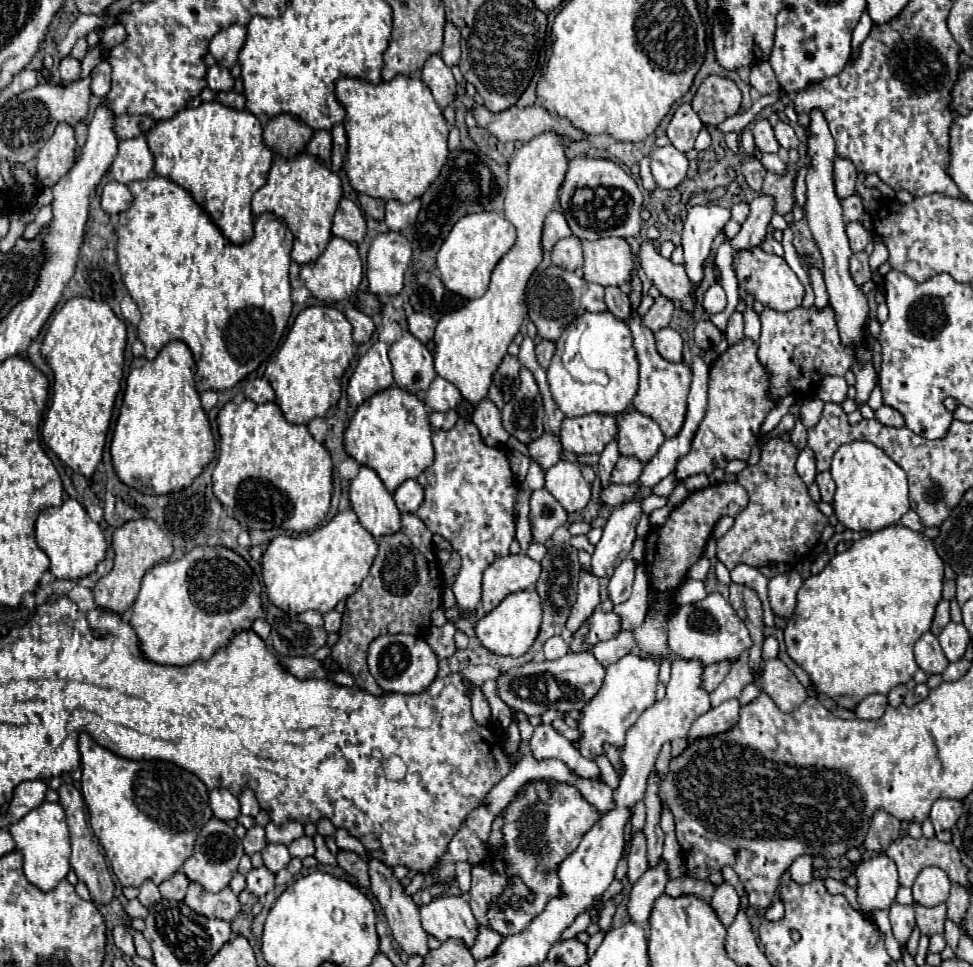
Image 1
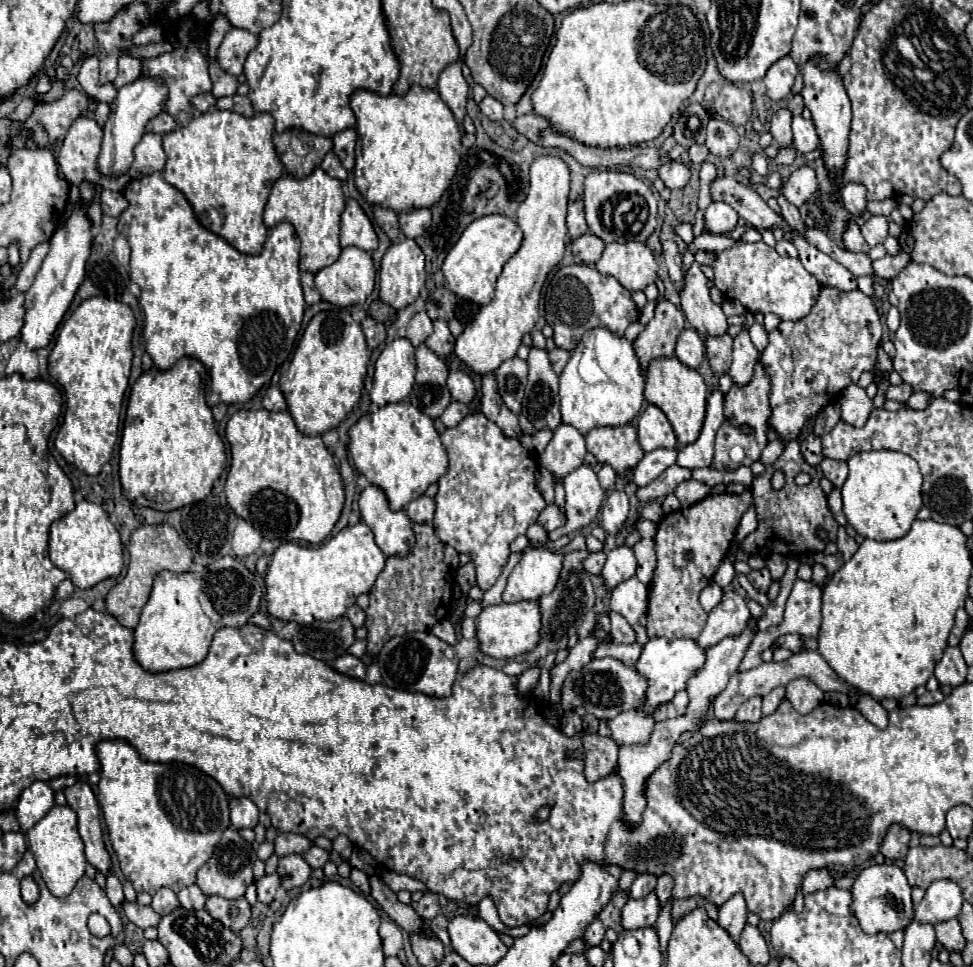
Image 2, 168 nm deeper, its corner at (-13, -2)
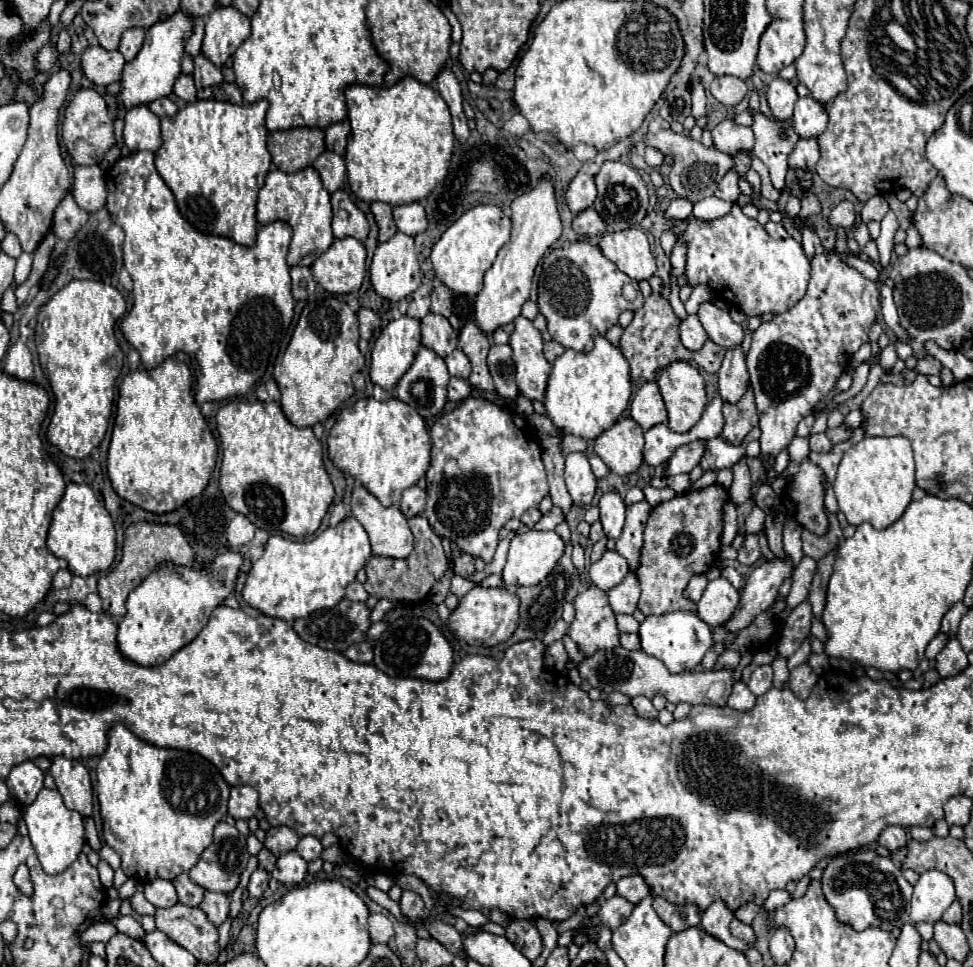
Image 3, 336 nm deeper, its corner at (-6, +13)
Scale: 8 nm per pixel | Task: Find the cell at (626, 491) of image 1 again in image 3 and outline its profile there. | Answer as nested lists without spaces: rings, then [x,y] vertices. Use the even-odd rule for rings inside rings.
[[[693,441],[693,443],[687,443],[687,445],[675,449],[675,453],[667,461],[665,475],[689,473],[695,465],[699,465],[701,453],[703,453],[703,445],[705,445],[705,441]]]

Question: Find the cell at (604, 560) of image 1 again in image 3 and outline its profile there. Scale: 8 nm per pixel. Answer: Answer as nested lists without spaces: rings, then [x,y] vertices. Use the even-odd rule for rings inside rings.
[[[613,549],[613,551],[605,551],[599,561],[591,563],[589,577],[591,577],[595,587],[599,587],[603,591],[609,591],[613,585],[621,583],[621,579],[625,577],[627,571],[629,571],[629,567],[627,567],[625,557],[621,557]]]

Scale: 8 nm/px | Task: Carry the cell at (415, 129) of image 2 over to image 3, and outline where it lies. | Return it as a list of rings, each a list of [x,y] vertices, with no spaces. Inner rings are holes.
[[[415,77],[393,87],[349,85],[345,91],[351,123],[345,163],[351,191],[367,201],[405,205],[427,197],[443,179],[453,153],[451,113],[443,97]]]

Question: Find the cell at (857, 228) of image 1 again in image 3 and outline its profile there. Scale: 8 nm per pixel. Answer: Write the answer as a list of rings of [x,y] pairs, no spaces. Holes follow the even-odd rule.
[[[875,195],[875,197],[871,197],[869,201],[863,203],[863,209],[861,209],[861,221],[863,221],[863,223],[869,223],[869,221],[881,221],[881,219],[885,217],[887,211],[889,211],[887,201],[885,201],[881,195]]]

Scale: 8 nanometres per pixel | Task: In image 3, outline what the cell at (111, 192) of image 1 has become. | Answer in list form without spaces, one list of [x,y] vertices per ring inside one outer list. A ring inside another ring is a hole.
[[[97,165],[77,167],[75,181],[73,181],[73,195],[75,201],[89,213],[105,207],[107,187],[105,187],[103,171]]]

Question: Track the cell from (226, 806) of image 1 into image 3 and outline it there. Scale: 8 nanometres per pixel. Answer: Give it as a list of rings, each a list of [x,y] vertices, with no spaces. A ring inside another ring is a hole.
[[[237,785],[231,787],[231,797],[229,797],[229,815],[233,819],[251,819],[259,805],[257,805],[257,791],[247,785]]]

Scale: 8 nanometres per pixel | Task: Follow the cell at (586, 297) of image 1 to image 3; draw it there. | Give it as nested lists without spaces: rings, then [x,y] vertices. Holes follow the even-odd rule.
[[[587,241],[551,249],[543,259],[543,271],[539,275],[539,311],[547,319],[547,331],[553,341],[575,351],[585,351],[593,345],[593,337],[597,333],[605,335],[625,309],[637,311],[643,305],[643,295],[637,291],[635,301],[627,301],[621,295],[625,283],[631,283],[631,279],[605,259],[599,247]]]

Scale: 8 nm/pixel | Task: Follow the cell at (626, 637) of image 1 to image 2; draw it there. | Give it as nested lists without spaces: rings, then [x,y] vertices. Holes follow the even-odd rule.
[[[612,642],[608,646],[604,646],[604,644],[598,646],[592,652],[592,658],[606,658],[606,656],[610,656],[610,658],[622,660],[628,666],[634,666],[636,660],[638,660],[638,656],[640,656],[640,652],[642,652],[642,648],[636,642],[634,644],[616,644],[616,642]]]

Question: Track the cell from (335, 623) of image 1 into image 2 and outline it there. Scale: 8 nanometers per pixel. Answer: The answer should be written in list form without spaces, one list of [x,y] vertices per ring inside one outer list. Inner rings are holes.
[[[358,604],[350,606],[350,608],[348,608],[348,612],[346,612],[346,616],[350,618],[350,622],[352,622],[356,628],[364,626],[364,620],[366,620],[366,612],[364,612],[364,610],[362,610]]]

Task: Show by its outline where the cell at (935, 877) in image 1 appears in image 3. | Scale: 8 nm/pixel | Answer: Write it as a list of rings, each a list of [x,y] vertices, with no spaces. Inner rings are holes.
[[[925,871],[915,883],[911,899],[911,921],[935,923],[955,901],[953,879],[943,871]]]

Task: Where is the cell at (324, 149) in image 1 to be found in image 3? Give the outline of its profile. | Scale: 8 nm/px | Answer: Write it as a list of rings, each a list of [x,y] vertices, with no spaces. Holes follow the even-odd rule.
[[[323,151],[315,159],[313,167],[319,171],[319,175],[323,179],[323,185],[329,193],[335,193],[337,189],[343,187],[347,171],[345,171],[345,161],[343,161],[341,155],[337,155],[333,151]]]

